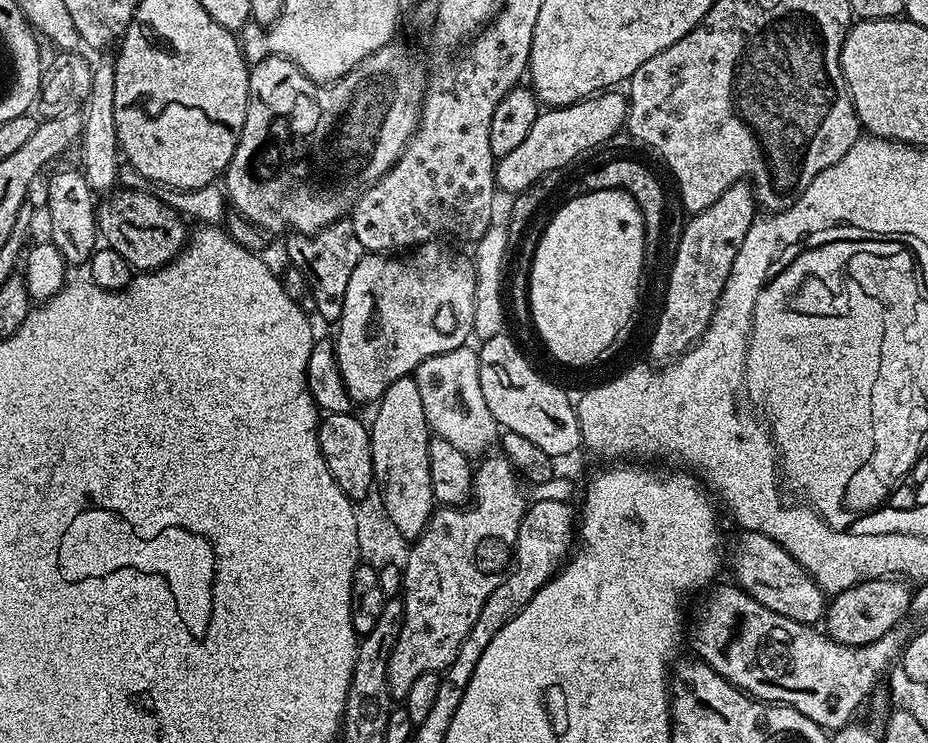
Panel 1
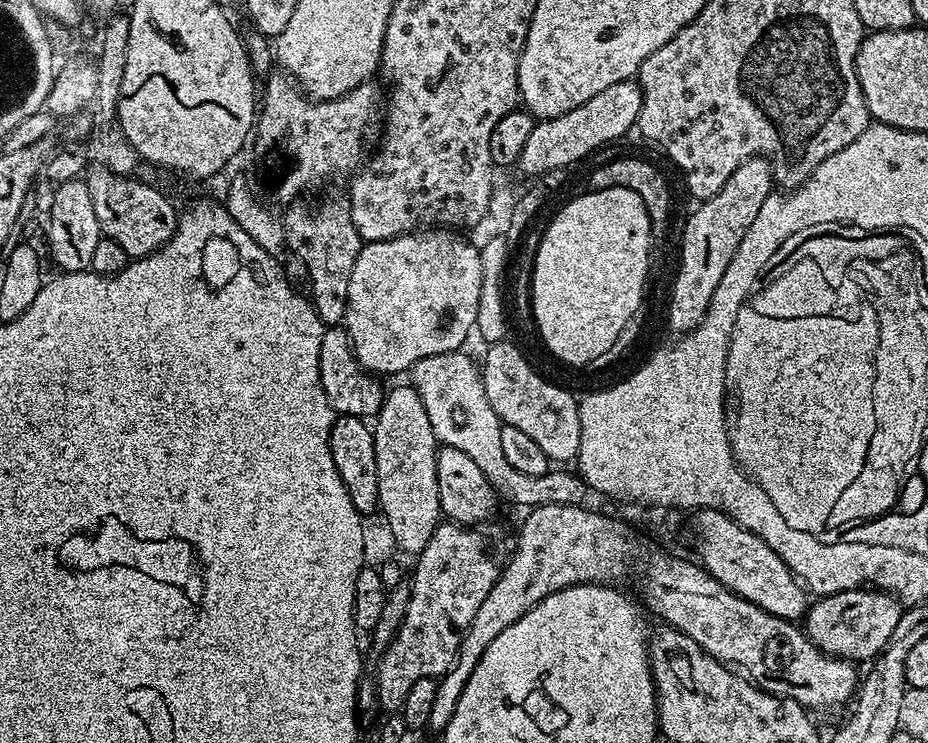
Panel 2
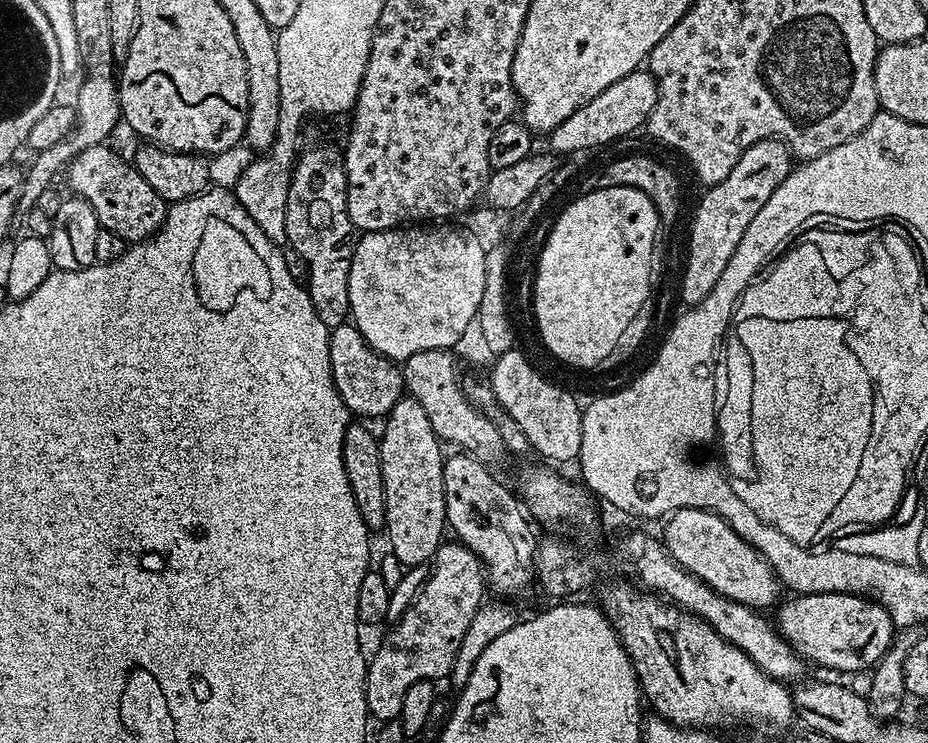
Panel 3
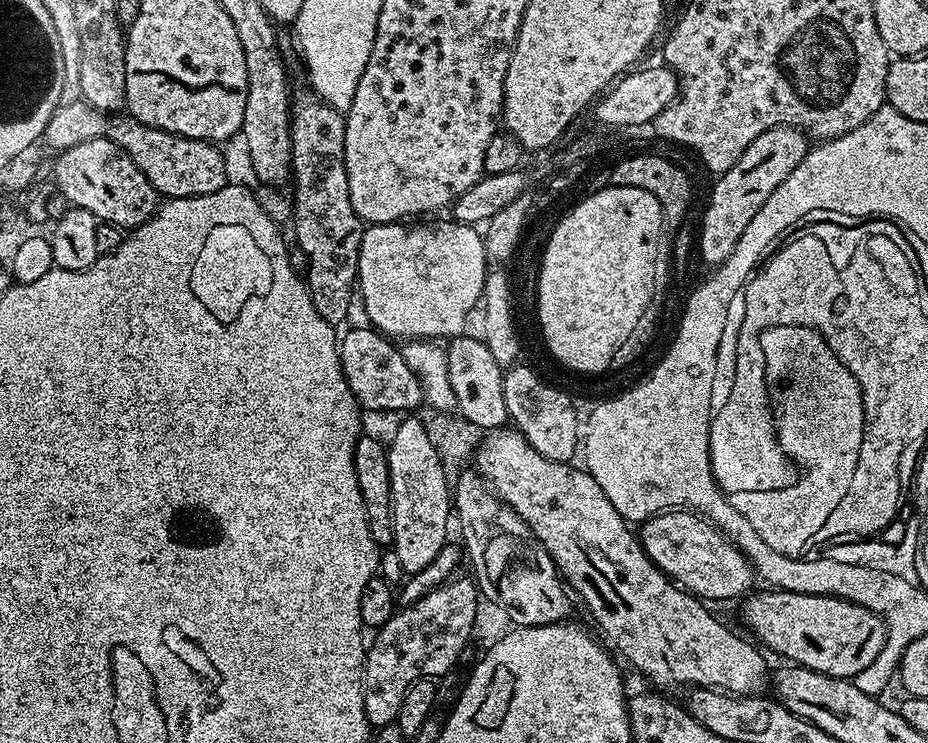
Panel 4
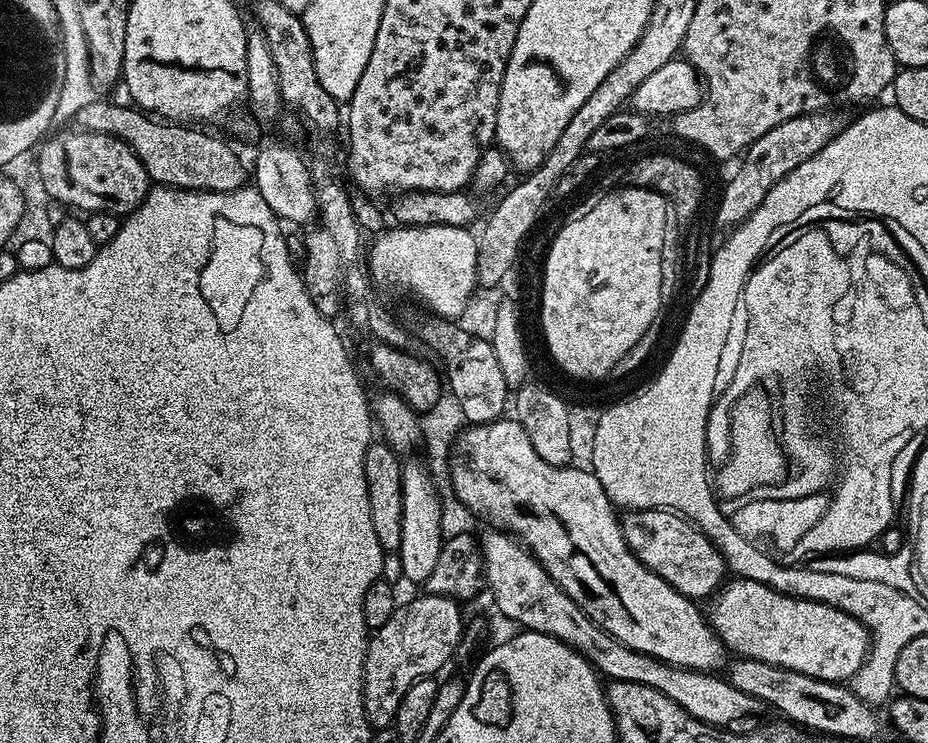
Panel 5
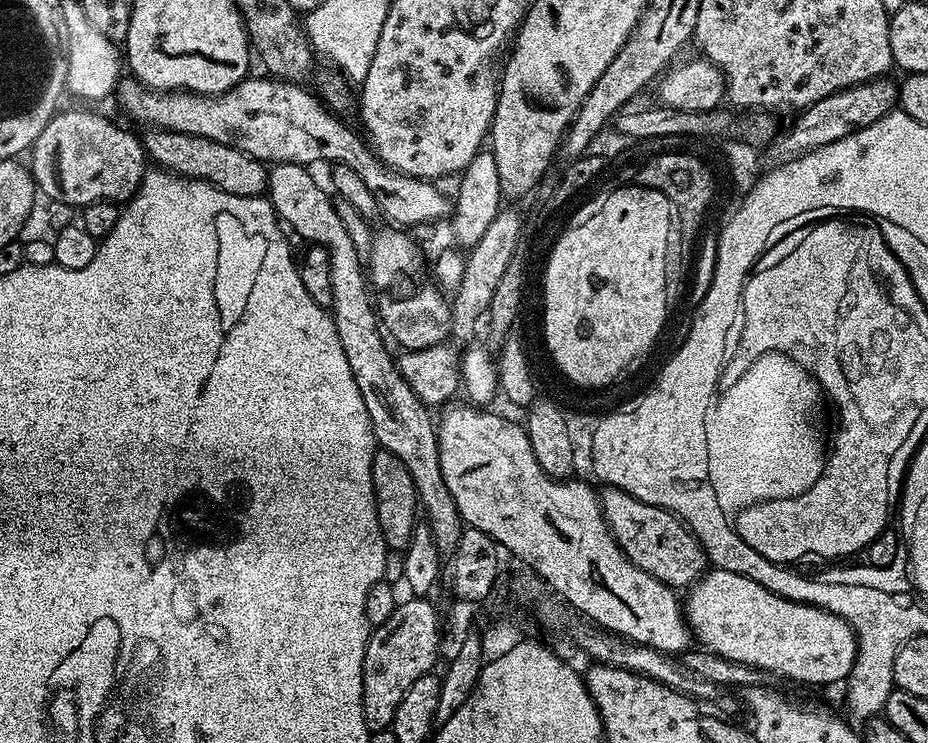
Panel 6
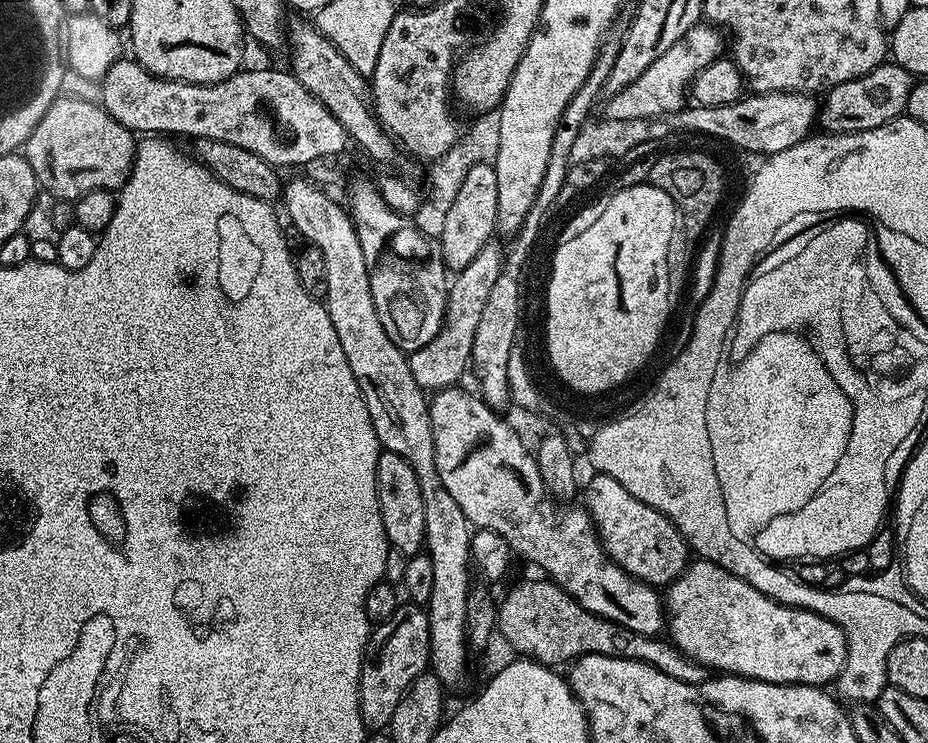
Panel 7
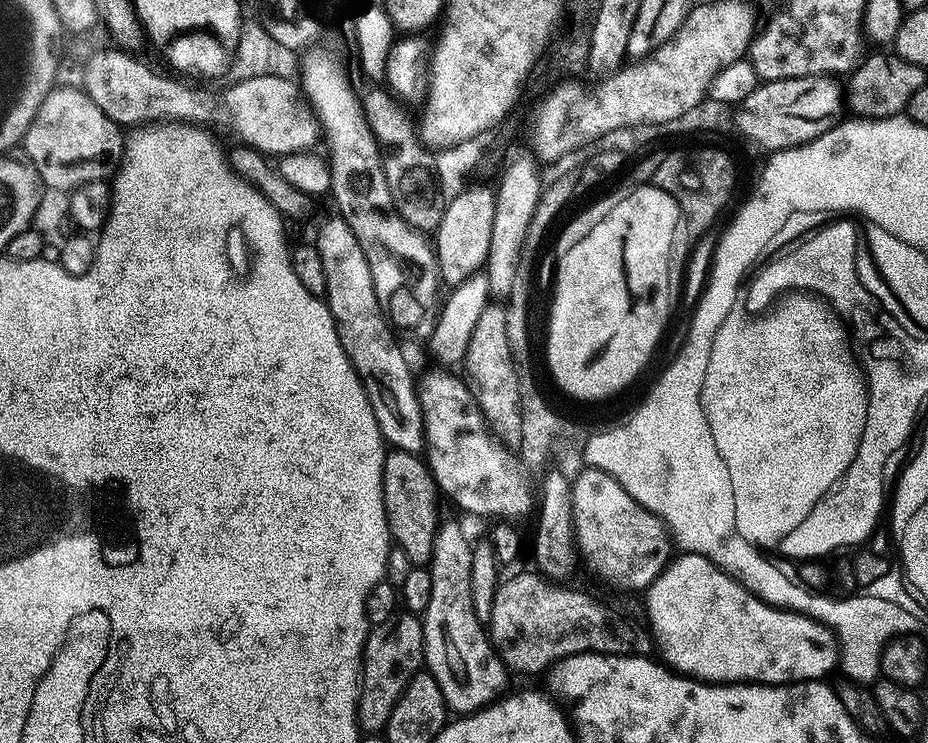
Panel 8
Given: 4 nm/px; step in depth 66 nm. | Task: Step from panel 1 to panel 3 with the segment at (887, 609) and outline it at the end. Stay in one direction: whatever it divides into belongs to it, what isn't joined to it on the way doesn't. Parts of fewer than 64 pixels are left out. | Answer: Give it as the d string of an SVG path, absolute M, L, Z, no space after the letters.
M810 592L796 594L791 598L793 600L785 599L775 609L777 612L776 616L774 615L774 623L788 645L809 665L821 664L822 667L833 668L836 672L860 672L863 668L871 670L876 667L877 662L892 644L894 625L890 614L881 604L868 599L867 596L856 596L852 592Z

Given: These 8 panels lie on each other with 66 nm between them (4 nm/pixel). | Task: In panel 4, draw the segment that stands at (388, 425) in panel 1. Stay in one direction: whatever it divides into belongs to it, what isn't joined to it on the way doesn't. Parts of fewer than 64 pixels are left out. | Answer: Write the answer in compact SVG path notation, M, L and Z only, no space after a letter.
M415 416L403 417L403 420L392 436L392 442L388 444L387 462L390 466L390 490L392 525L394 526L394 538L390 548L398 554L398 562L402 562L402 570L405 574L416 573L424 570L437 558L438 552L444 544L449 543L450 525L448 516L452 513L452 490L442 468L441 458L436 448L432 445L425 430L425 421Z

